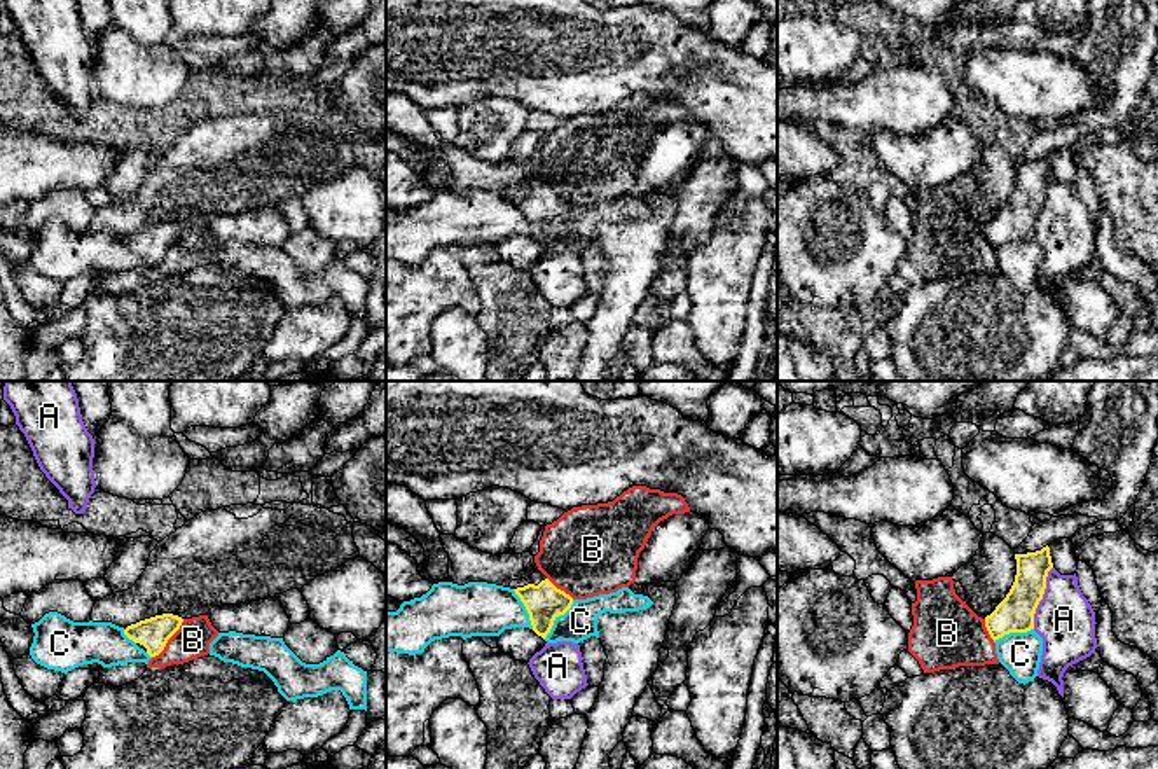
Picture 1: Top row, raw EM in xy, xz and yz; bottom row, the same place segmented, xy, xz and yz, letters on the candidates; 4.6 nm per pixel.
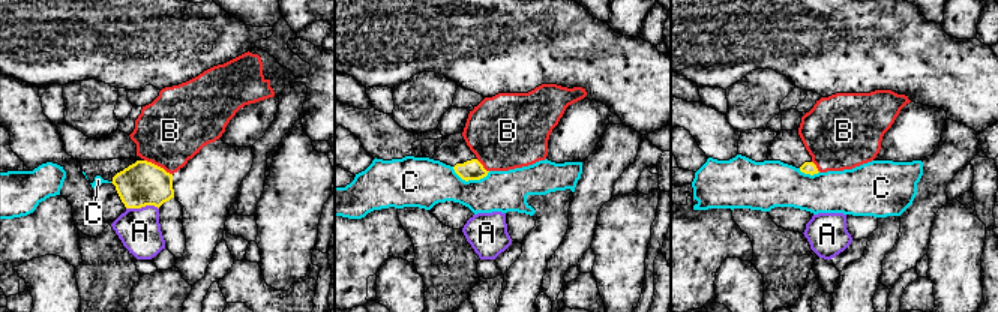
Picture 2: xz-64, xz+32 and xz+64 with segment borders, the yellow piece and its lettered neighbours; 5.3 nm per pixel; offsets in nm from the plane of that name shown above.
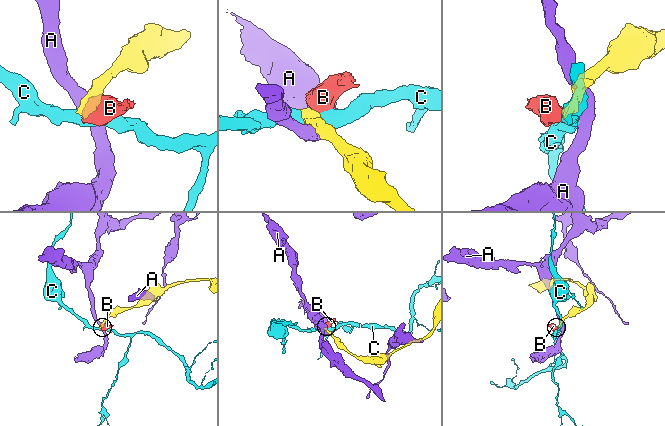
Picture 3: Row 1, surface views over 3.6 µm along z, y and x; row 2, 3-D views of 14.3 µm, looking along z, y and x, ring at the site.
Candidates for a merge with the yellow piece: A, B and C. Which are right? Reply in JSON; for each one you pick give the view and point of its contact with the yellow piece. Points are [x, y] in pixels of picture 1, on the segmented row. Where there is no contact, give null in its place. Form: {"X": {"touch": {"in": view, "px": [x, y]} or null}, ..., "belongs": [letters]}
{"belongs": []}

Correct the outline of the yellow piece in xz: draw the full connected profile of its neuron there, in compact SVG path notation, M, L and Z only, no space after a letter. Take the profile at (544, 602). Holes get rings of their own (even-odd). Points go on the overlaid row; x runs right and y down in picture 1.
M540 570L527 580L512 580L508 587L520 598L529 613L533 631L543 640L550 633L554 620L573 605L573 598L557 589Z

